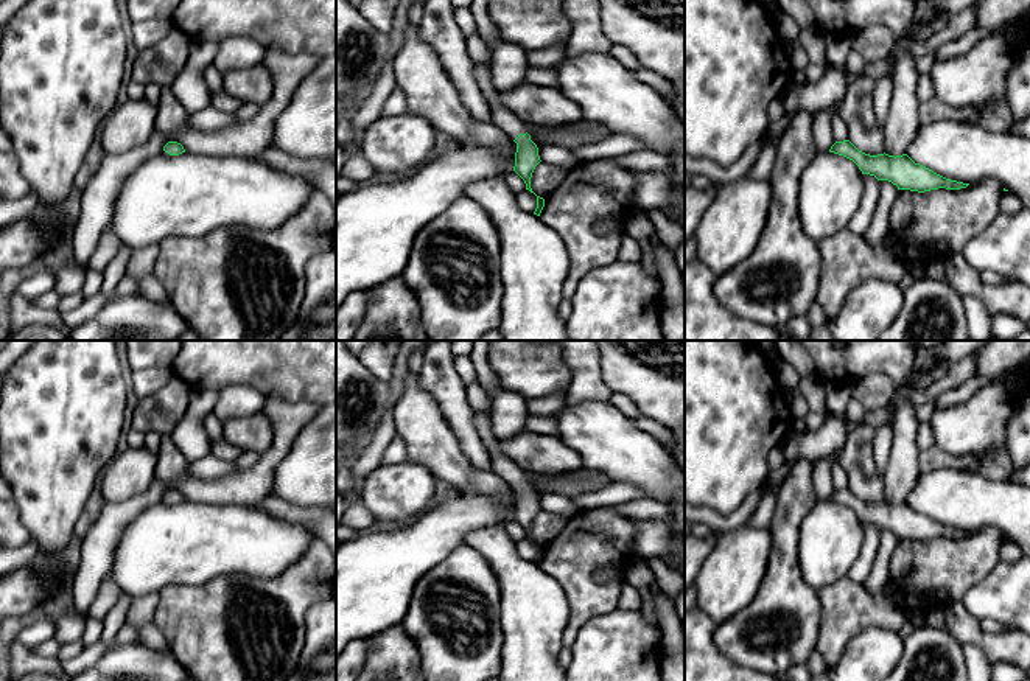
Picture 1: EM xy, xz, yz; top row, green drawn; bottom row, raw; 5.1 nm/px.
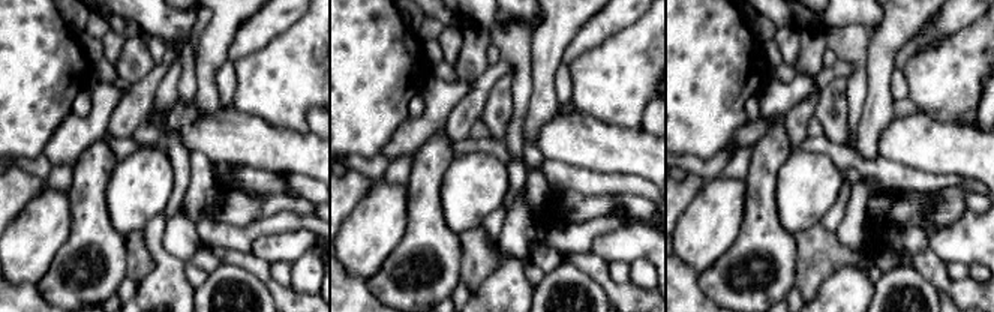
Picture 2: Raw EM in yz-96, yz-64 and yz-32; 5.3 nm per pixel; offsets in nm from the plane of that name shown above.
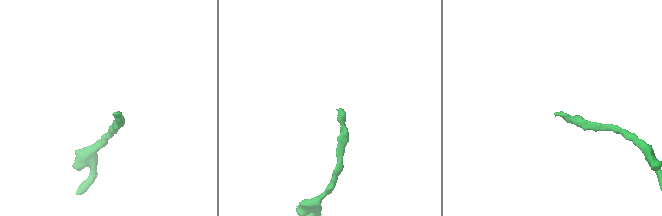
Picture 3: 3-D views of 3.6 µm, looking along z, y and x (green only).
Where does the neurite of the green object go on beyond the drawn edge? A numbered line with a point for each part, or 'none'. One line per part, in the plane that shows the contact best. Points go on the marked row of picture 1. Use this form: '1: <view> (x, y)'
1: xz (507, 122)

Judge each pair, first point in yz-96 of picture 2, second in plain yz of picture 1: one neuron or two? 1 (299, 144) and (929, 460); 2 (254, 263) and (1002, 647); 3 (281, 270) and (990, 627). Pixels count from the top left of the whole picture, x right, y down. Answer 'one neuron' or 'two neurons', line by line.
1: two neurons
2: one neuron
3: one neuron

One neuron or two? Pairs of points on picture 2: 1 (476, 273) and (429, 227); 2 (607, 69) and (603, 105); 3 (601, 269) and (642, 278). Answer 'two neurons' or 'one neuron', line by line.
1: two neurons
2: one neuron
3: two neurons

